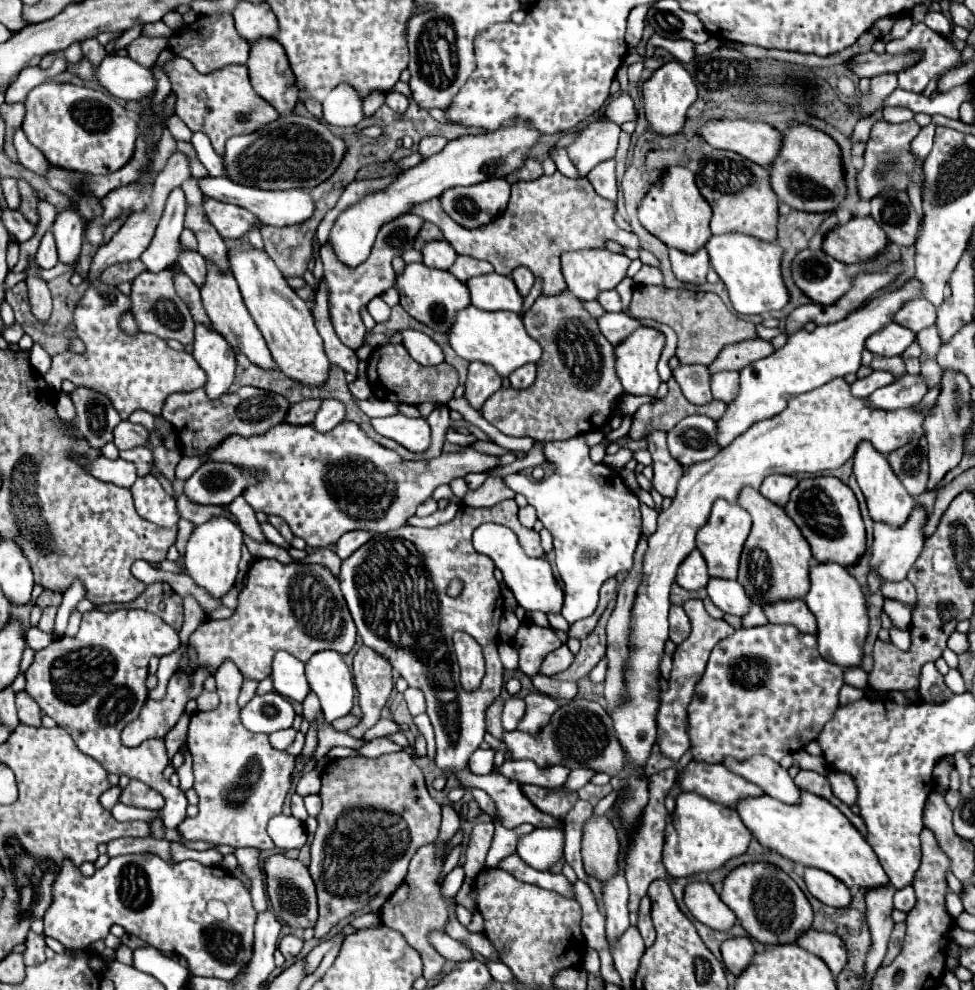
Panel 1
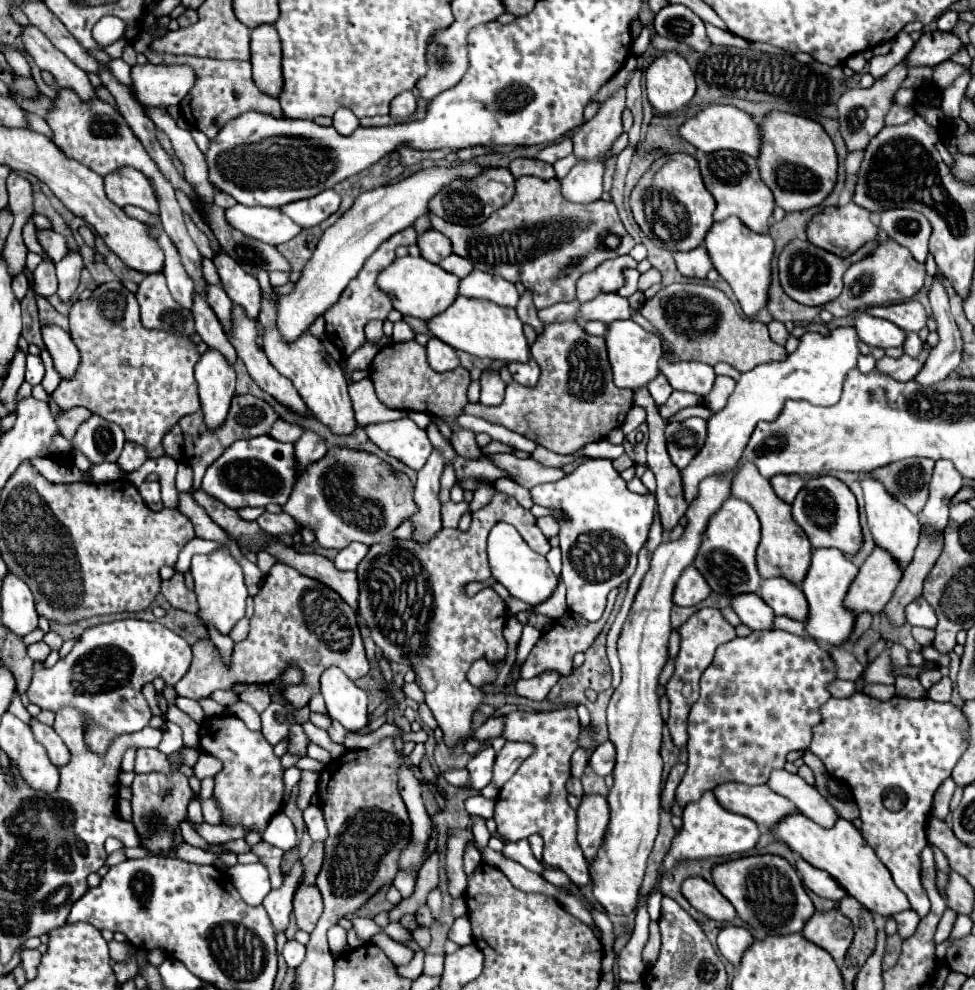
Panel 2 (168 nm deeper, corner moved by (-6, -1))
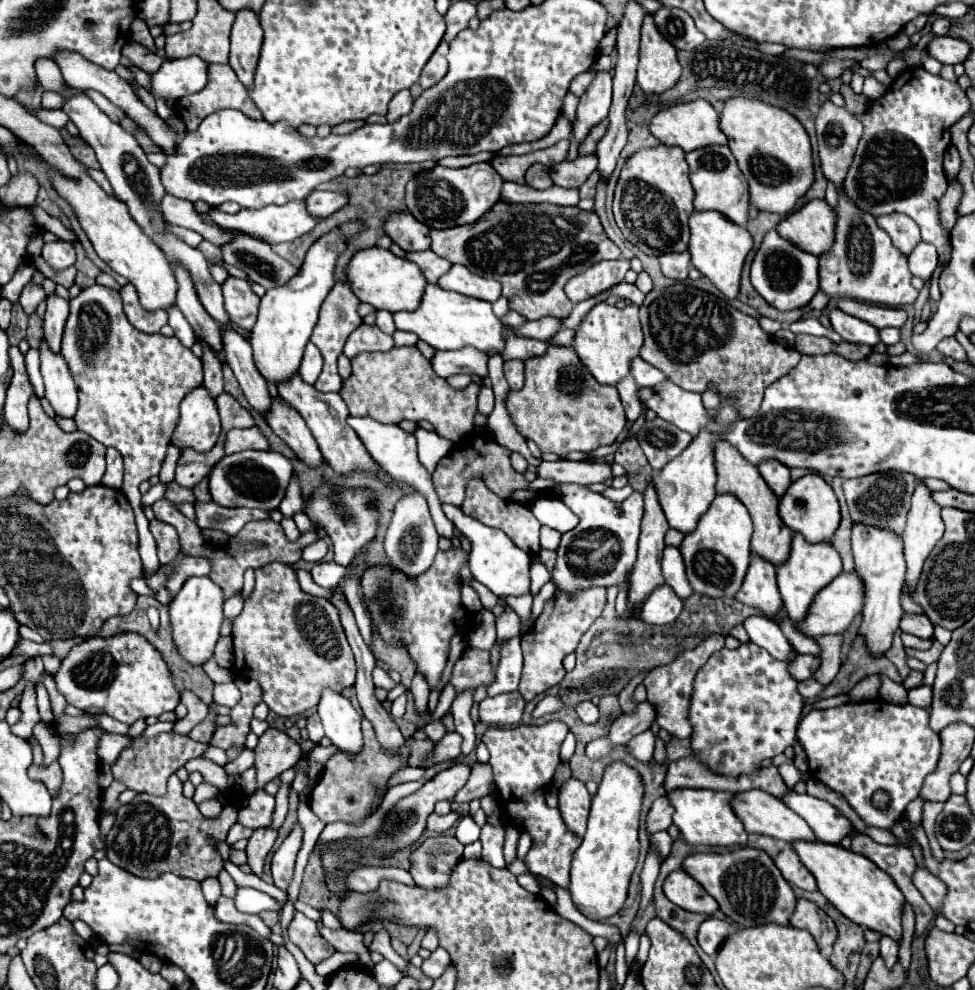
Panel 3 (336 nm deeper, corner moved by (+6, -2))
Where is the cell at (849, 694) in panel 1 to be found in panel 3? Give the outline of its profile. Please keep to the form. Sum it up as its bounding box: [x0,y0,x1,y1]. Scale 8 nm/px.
[800,679,824,699]

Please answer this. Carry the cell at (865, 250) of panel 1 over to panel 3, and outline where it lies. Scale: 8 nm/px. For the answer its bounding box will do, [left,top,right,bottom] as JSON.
[776,199,836,257]

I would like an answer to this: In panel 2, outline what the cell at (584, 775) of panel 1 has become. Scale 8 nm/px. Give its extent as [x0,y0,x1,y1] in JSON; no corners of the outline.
[590,740,616,776]

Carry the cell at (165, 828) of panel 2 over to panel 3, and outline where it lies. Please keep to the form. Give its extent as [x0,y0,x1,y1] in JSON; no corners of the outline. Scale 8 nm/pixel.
[106,773,236,879]

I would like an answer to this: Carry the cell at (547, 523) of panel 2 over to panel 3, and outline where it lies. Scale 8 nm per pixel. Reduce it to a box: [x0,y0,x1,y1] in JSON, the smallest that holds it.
[540,527,560,551]

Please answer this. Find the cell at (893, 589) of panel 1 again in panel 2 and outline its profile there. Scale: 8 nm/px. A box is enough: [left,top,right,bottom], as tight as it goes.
[906,598,938,628]

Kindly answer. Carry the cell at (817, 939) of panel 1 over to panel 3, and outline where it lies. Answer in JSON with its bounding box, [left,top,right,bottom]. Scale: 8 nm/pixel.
[790,899,838,953]

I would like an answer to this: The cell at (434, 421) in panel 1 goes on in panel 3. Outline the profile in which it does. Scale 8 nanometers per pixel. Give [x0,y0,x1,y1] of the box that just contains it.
[384,491,438,575]

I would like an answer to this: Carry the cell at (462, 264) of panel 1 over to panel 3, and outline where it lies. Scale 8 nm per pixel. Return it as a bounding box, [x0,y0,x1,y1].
[406,249,452,283]

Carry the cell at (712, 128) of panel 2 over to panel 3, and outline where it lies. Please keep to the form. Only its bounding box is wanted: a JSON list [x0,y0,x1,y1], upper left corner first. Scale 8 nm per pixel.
[650,99,728,153]

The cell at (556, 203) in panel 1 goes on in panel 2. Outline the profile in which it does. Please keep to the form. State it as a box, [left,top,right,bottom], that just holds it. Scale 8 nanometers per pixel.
[430,176,634,308]

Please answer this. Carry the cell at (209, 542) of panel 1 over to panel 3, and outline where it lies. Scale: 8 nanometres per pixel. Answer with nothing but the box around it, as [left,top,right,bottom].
[170,577,224,665]

